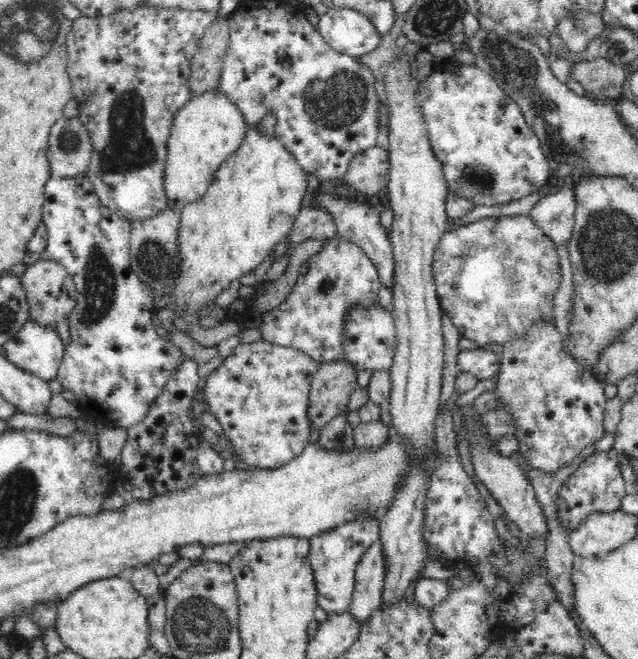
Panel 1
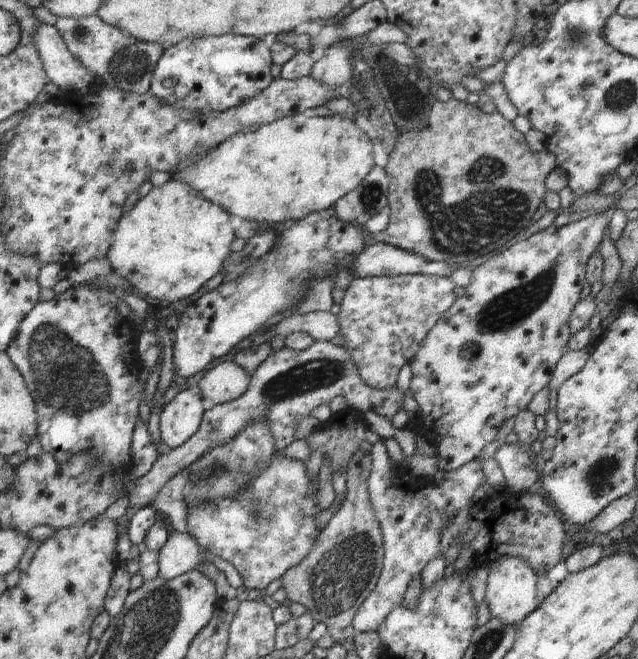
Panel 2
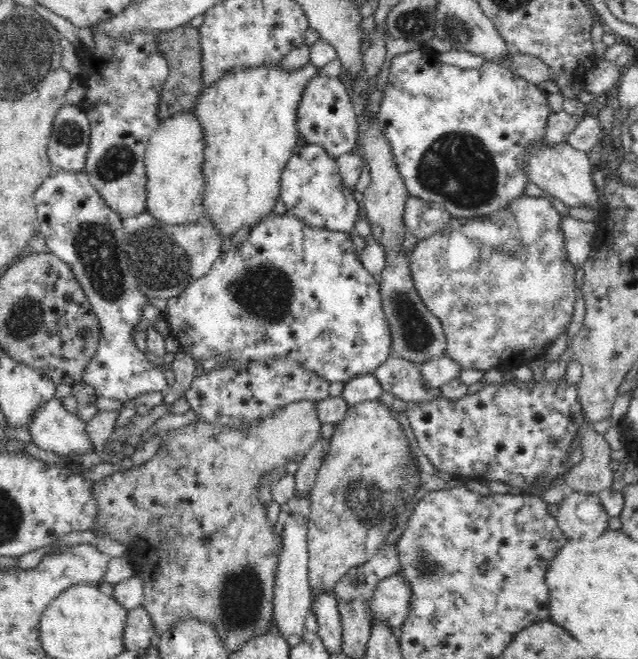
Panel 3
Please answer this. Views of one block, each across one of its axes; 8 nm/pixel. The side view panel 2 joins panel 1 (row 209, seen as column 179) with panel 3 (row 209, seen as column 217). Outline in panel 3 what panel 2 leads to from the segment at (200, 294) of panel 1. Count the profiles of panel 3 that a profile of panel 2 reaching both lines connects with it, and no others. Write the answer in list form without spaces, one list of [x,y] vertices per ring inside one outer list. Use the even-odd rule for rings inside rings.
[[[312,63],[294,71],[285,71],[279,64],[256,68],[232,68],[220,80],[204,86],[196,104],[194,115],[204,127],[204,220],[211,222],[221,236],[234,236],[240,228],[251,228],[274,212],[280,198],[280,178],[288,160],[298,144],[297,110],[304,89],[317,69]]]

